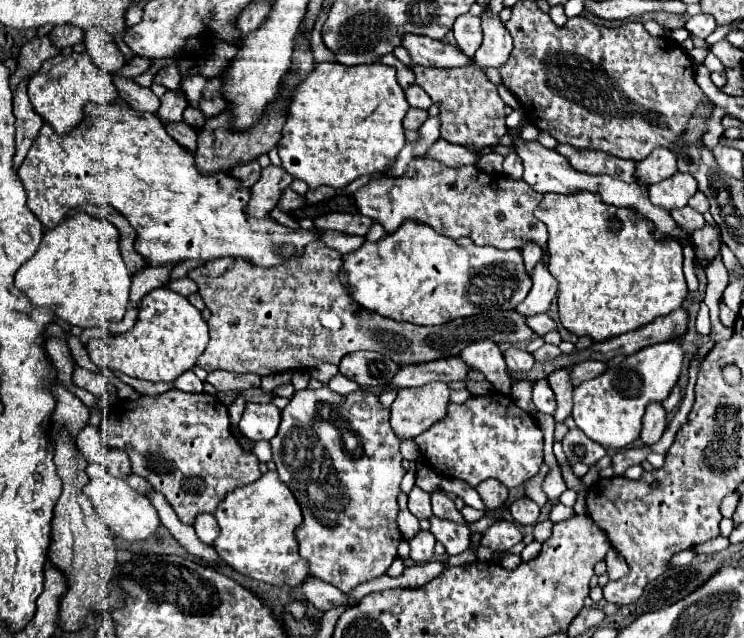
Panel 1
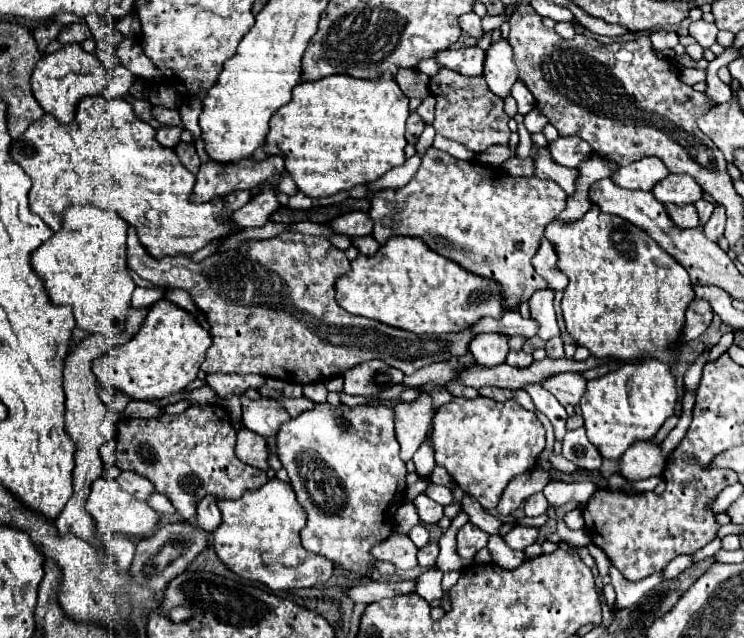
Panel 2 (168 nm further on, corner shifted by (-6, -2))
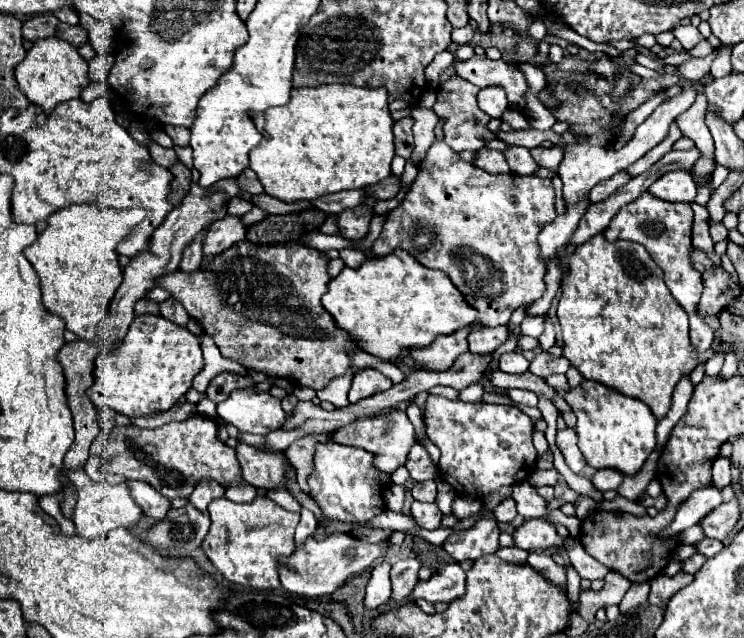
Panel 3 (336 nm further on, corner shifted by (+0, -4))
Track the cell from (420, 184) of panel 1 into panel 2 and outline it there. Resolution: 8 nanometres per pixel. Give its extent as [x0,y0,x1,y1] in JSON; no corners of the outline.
[368,146,566,310]

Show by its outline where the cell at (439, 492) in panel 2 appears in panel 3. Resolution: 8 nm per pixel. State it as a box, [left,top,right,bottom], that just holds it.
[412,480,436,502]

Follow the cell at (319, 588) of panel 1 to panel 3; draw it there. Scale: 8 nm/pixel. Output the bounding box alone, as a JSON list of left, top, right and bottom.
[412,564,466,604]

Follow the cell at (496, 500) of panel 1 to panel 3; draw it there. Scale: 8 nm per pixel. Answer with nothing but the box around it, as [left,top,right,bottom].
[494,498,516,522]

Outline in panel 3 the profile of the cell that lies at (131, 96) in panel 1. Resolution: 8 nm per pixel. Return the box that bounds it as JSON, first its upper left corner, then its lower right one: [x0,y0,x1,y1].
[164,126,190,146]

